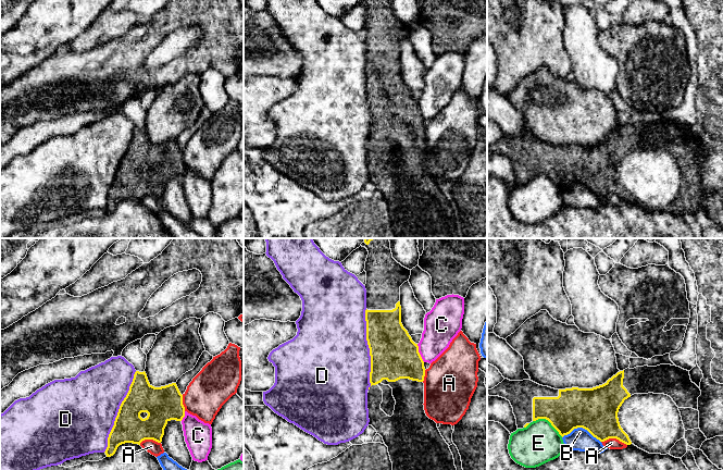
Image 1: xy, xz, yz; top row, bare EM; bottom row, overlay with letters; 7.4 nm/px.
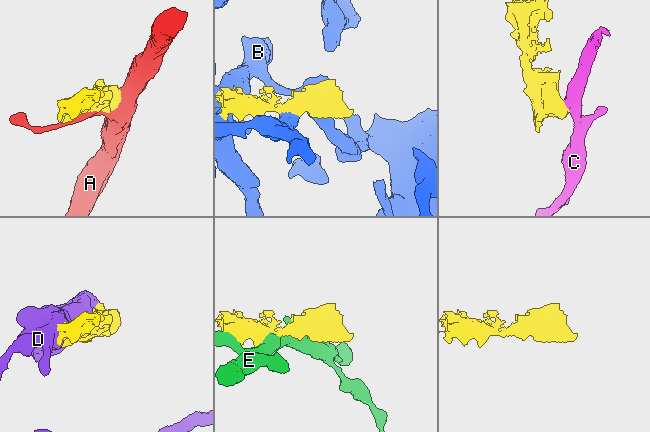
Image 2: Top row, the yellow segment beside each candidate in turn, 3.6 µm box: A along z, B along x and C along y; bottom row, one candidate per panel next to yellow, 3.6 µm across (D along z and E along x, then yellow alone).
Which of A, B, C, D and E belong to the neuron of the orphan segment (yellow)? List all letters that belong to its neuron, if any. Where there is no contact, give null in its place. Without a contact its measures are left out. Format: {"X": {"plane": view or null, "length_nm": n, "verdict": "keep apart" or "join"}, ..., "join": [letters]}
{"A": {"plane": "yz", "length_nm": 190, "verdict": "keep apart"}, "B": {"plane": "yz", "length_nm": 300, "verdict": "keep apart"}, "C": {"plane": "xz", "length_nm": 150, "verdict": "keep apart"}, "D": {"plane": "xy", "length_nm": 650, "verdict": "keep apart"}, "E": {"plane": "yz", "length_nm": 260, "verdict": "keep apart"}, "join": []}

